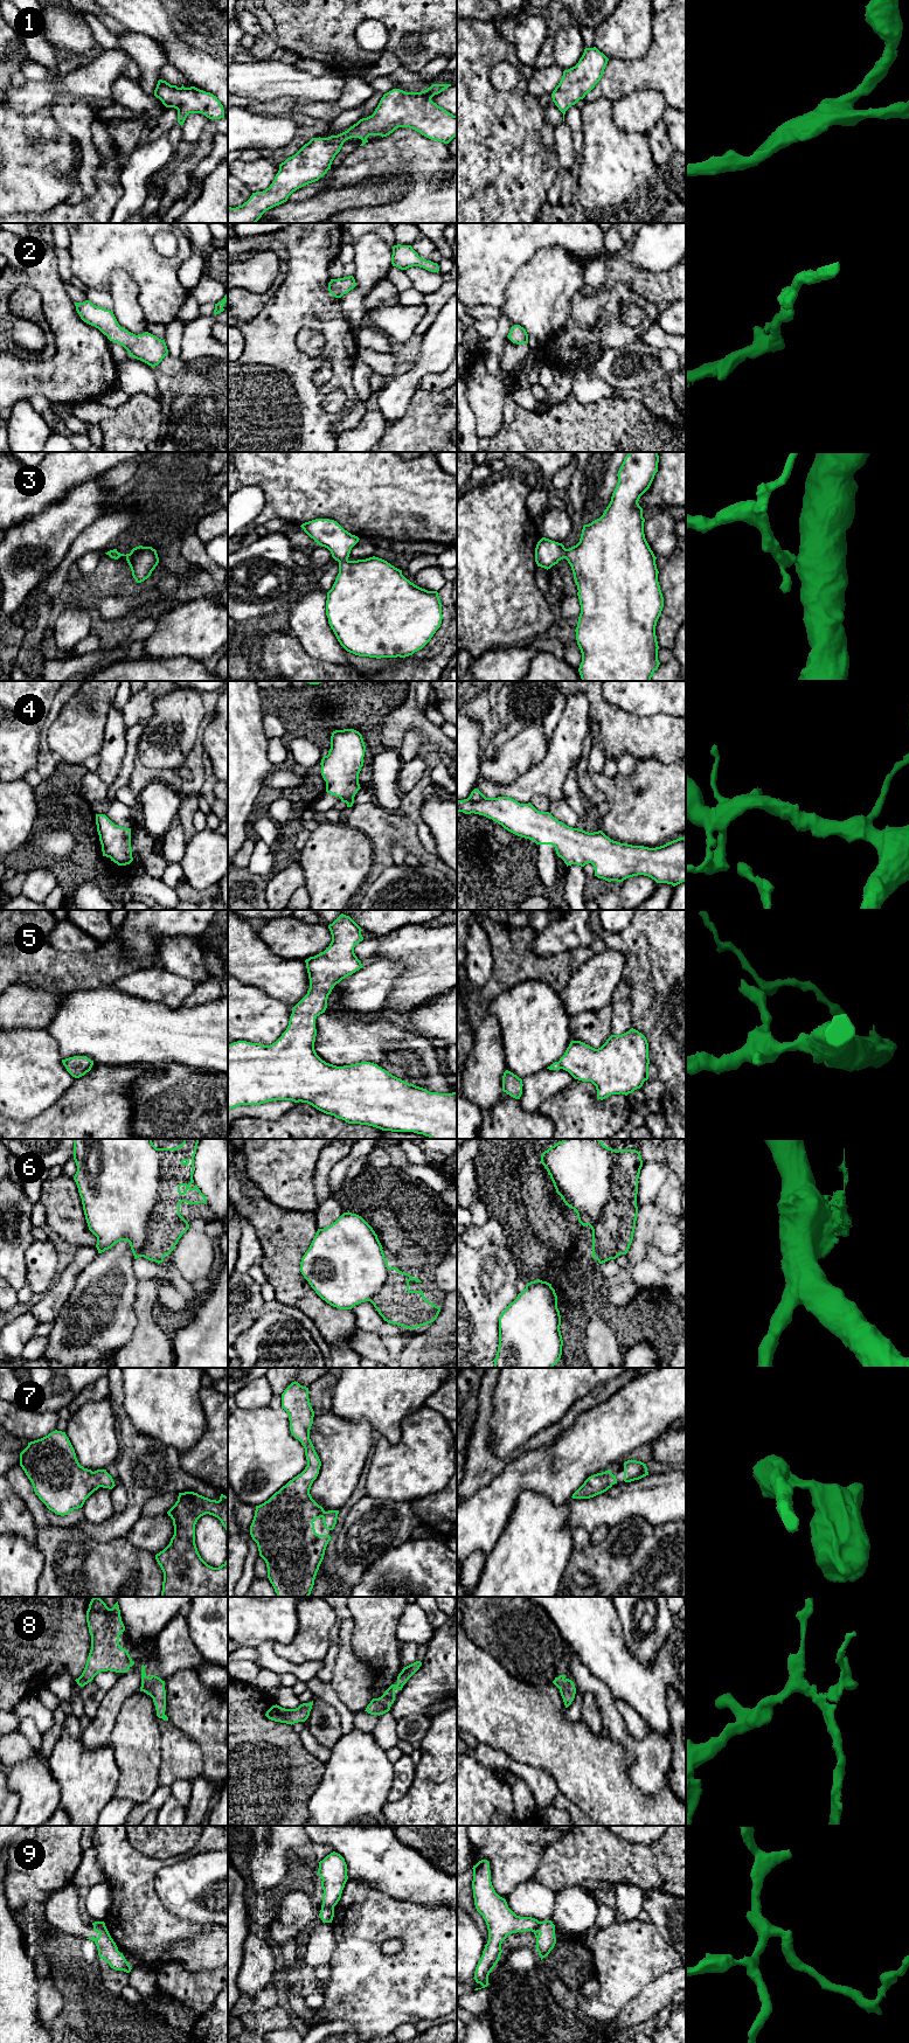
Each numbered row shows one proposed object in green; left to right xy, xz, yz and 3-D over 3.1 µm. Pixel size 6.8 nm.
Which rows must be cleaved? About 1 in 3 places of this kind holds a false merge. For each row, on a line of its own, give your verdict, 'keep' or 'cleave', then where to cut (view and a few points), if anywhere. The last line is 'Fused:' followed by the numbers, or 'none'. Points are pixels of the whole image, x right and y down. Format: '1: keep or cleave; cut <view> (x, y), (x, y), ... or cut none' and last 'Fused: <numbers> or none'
1: keep; cut none
2: keep; cut none
3: keep; cut none
4: keep; cut none
5: keep; cut none
6: cleave; cut xy (157, 1148), (159, 1195), (150, 1215), (139, 1256)
7: keep; cut none
8: keep; cut none
9: cleave; cut xz (323, 1904), (333, 1908)
Fused: 6, 9

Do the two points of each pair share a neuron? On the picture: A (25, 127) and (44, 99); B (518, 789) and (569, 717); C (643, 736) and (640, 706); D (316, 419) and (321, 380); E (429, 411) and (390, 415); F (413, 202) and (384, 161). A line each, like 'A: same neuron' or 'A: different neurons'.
A: different neurons
B: same neuron
C: different neurons
D: different neurons
E: different neurons
F: same neuron

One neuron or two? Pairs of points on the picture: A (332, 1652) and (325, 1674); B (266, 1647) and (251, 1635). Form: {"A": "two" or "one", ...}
{"A": "one", "B": "two"}

